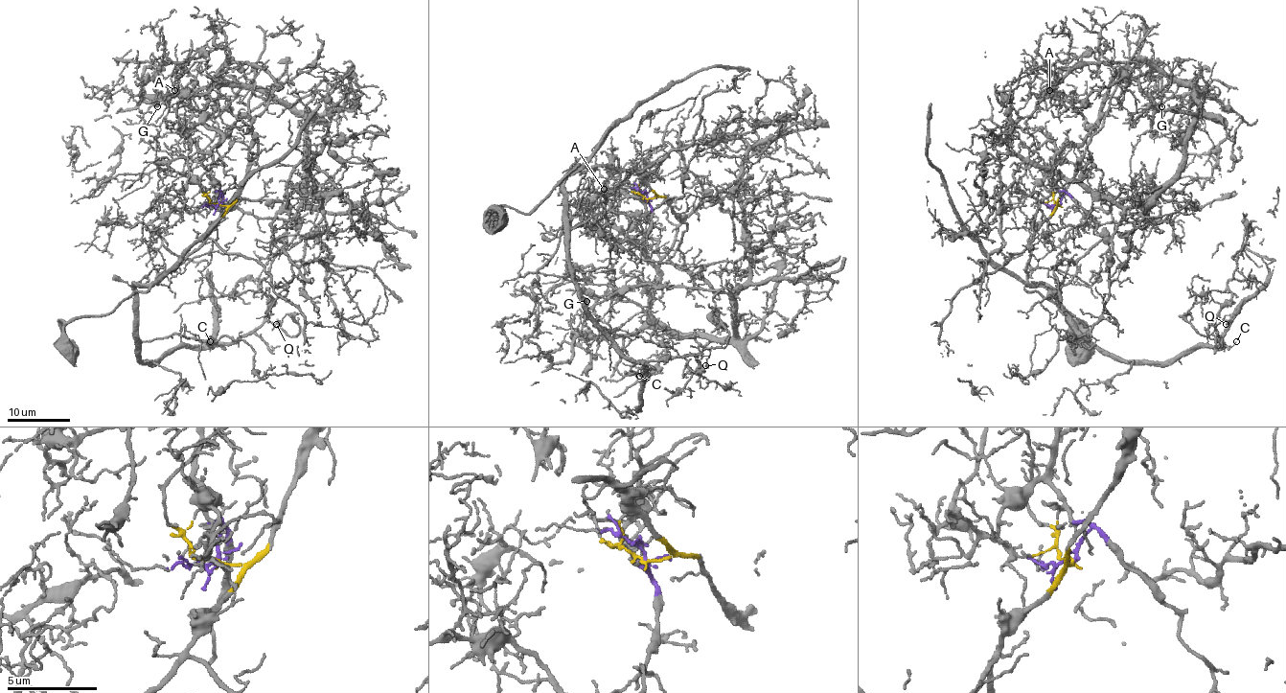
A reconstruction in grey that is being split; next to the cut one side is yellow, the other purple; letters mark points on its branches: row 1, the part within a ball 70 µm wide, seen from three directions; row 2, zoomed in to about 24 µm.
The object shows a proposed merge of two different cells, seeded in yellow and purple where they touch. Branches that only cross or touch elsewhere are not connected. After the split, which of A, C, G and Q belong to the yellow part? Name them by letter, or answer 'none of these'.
C, Q

